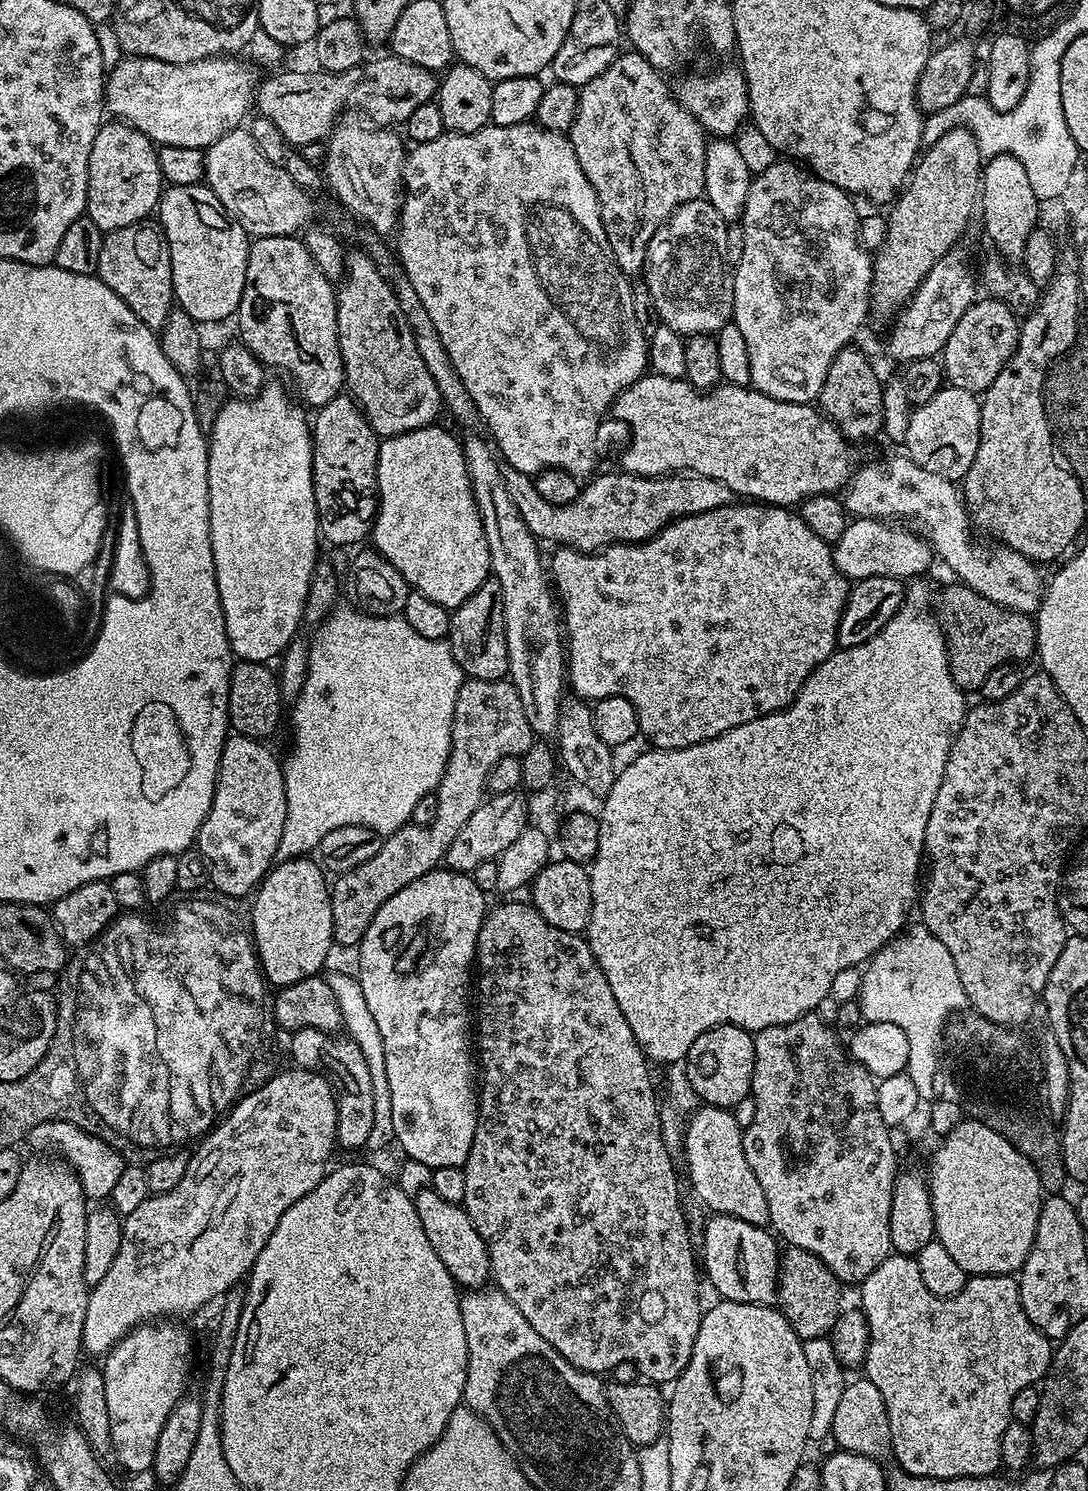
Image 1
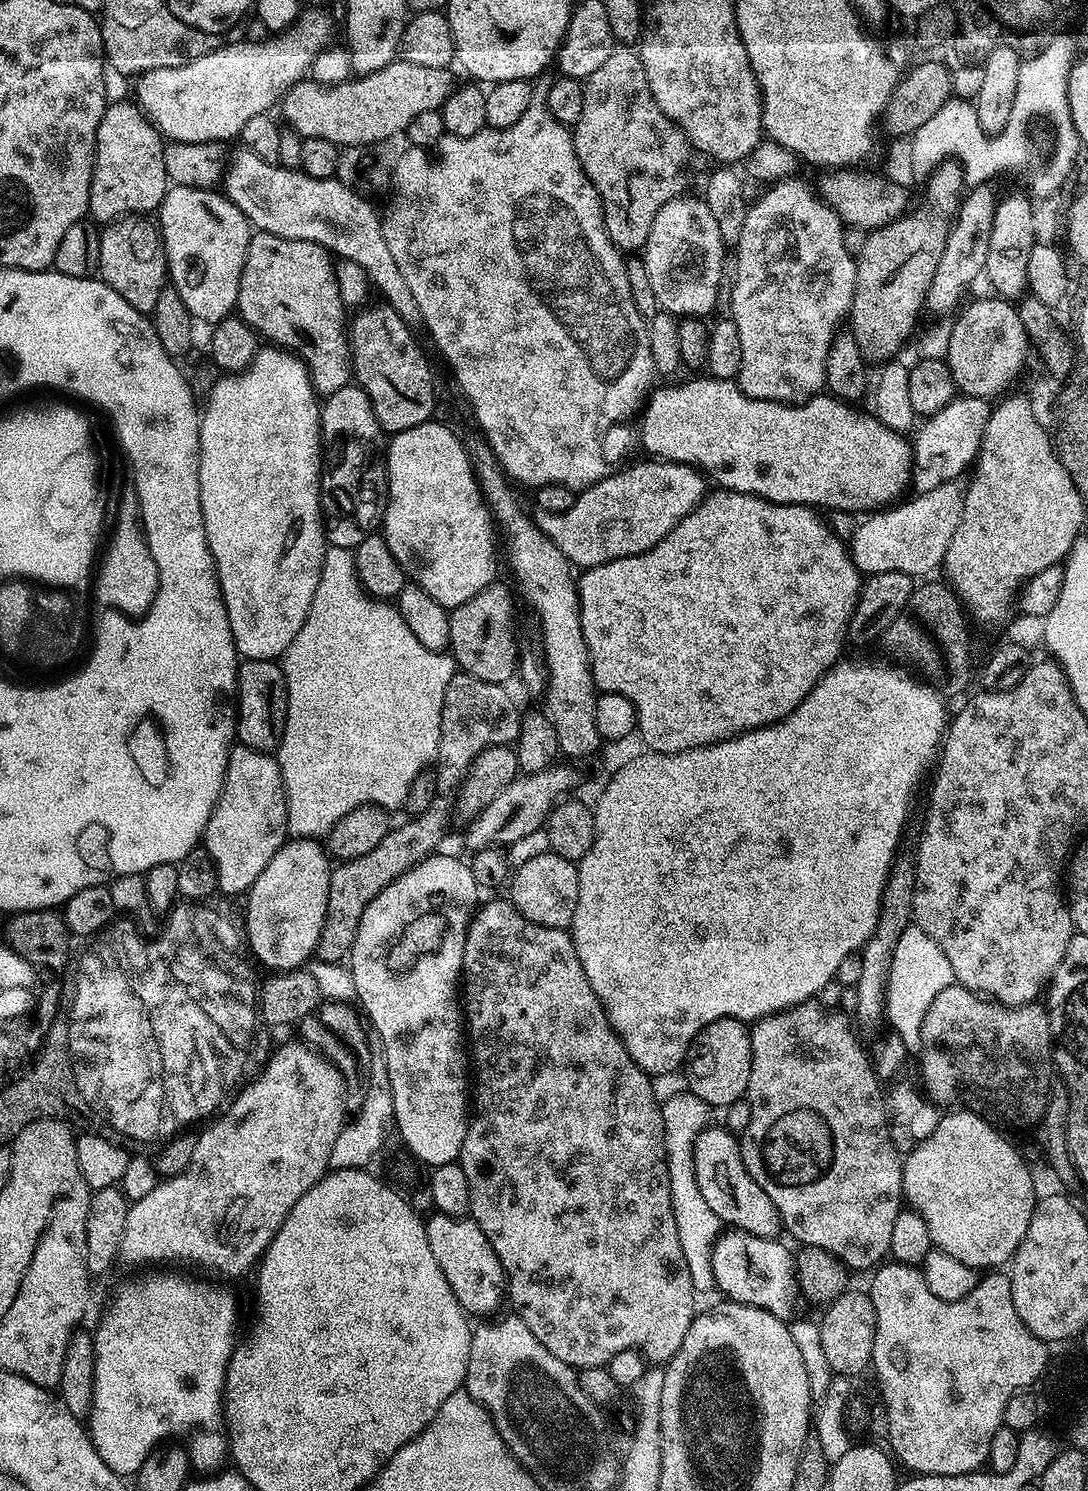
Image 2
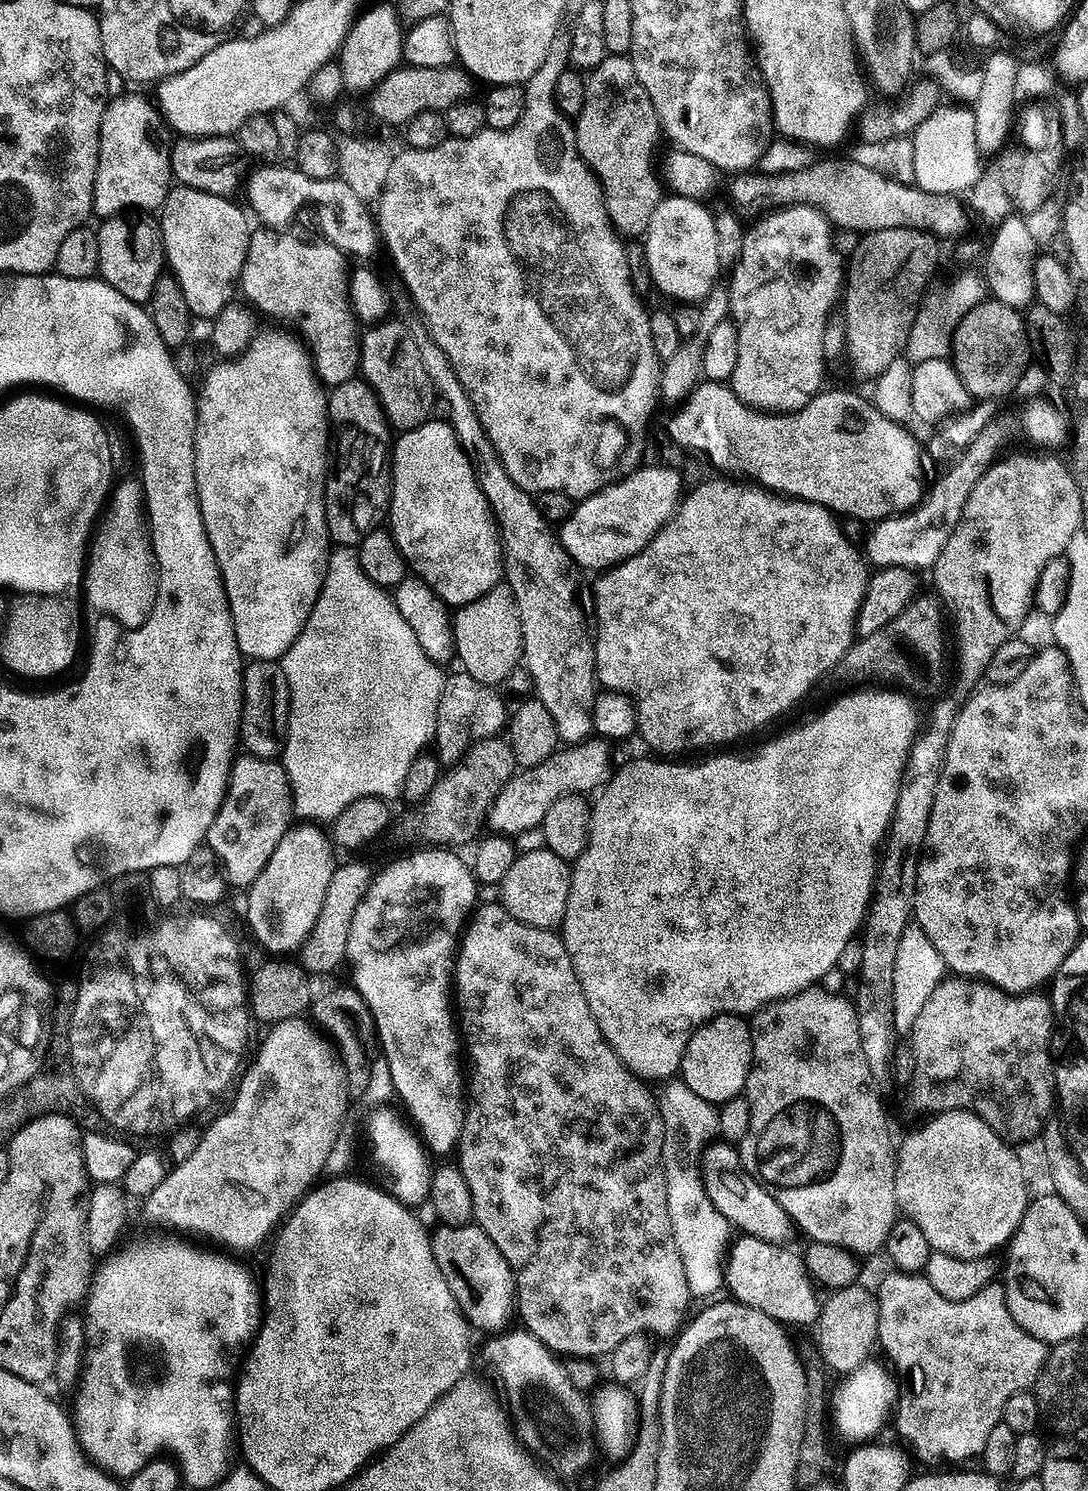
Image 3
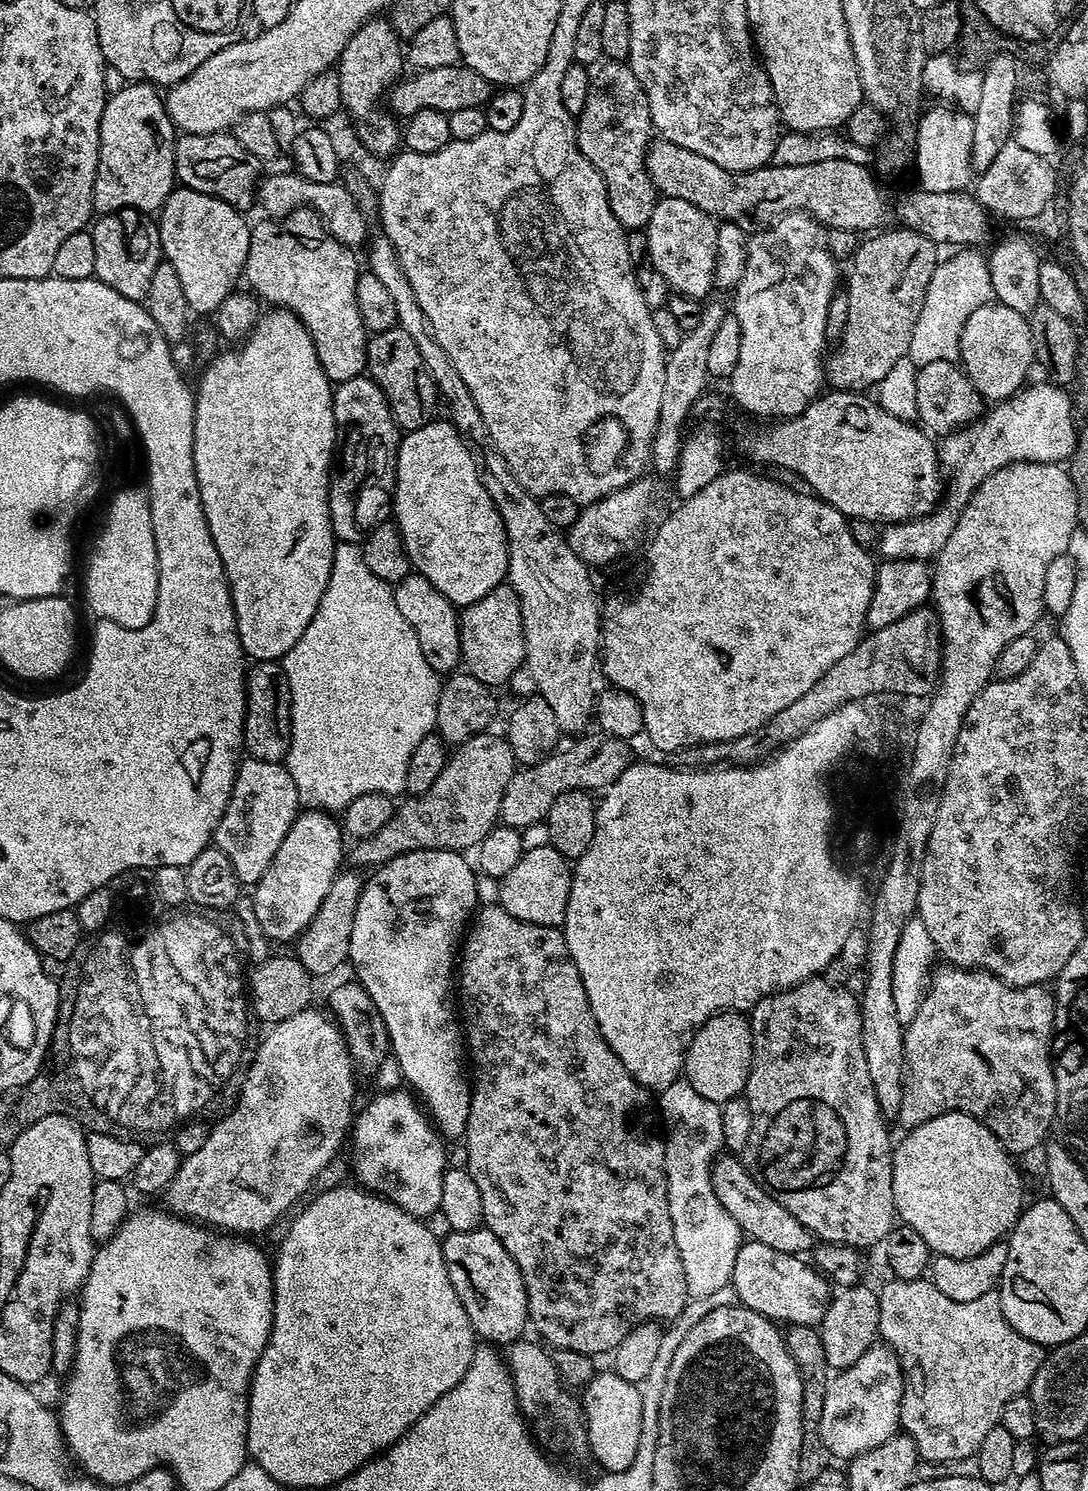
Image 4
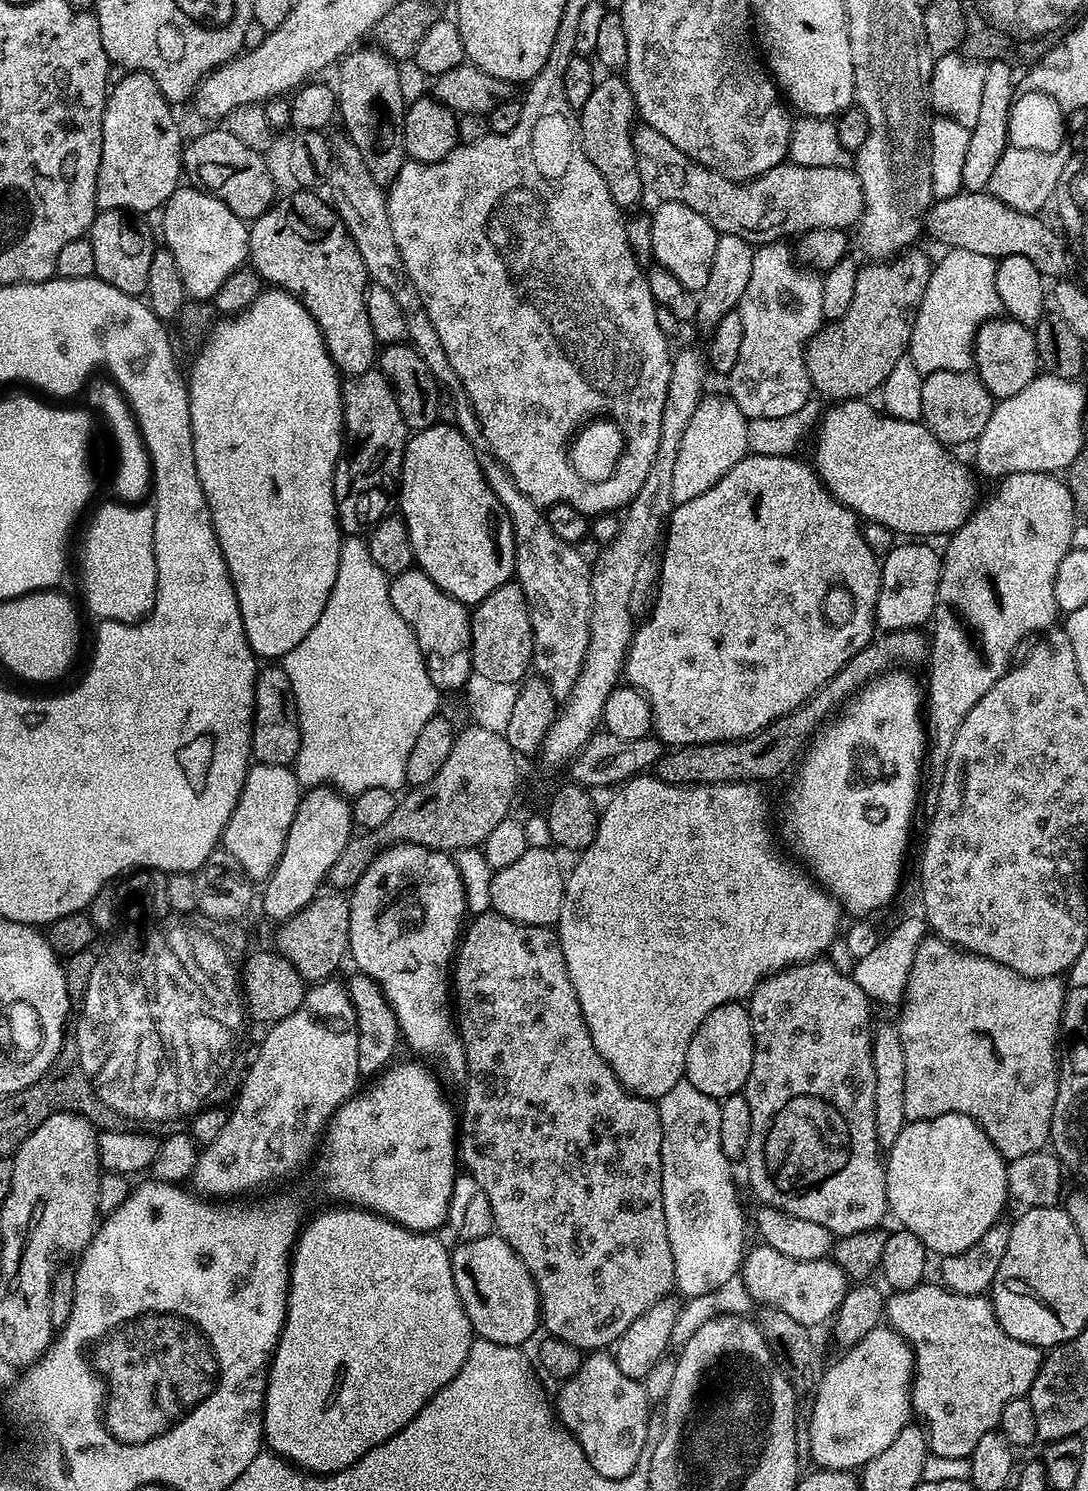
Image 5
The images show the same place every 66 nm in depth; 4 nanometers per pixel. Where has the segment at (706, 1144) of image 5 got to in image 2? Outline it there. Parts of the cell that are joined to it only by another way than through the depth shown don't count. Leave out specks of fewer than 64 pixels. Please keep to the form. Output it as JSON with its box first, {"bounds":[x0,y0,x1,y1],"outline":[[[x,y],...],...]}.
{"bounds":[661,1090,722,1293],"outline":[[[681,1090],[661,1103],[662,1126],[664,1127],[664,1149],[670,1174],[670,1202],[674,1206],[674,1226],[678,1226],[678,1238],[682,1242],[682,1256],[690,1270],[690,1282],[694,1282],[697,1293],[713,1291],[716,1279],[712,1269],[712,1247],[722,1231],[718,1214],[710,1210],[702,1190],[698,1190],[698,1178],[694,1174],[694,1146],[702,1129],[709,1127],[708,1112],[710,1105],[702,1102],[692,1092]]]}

